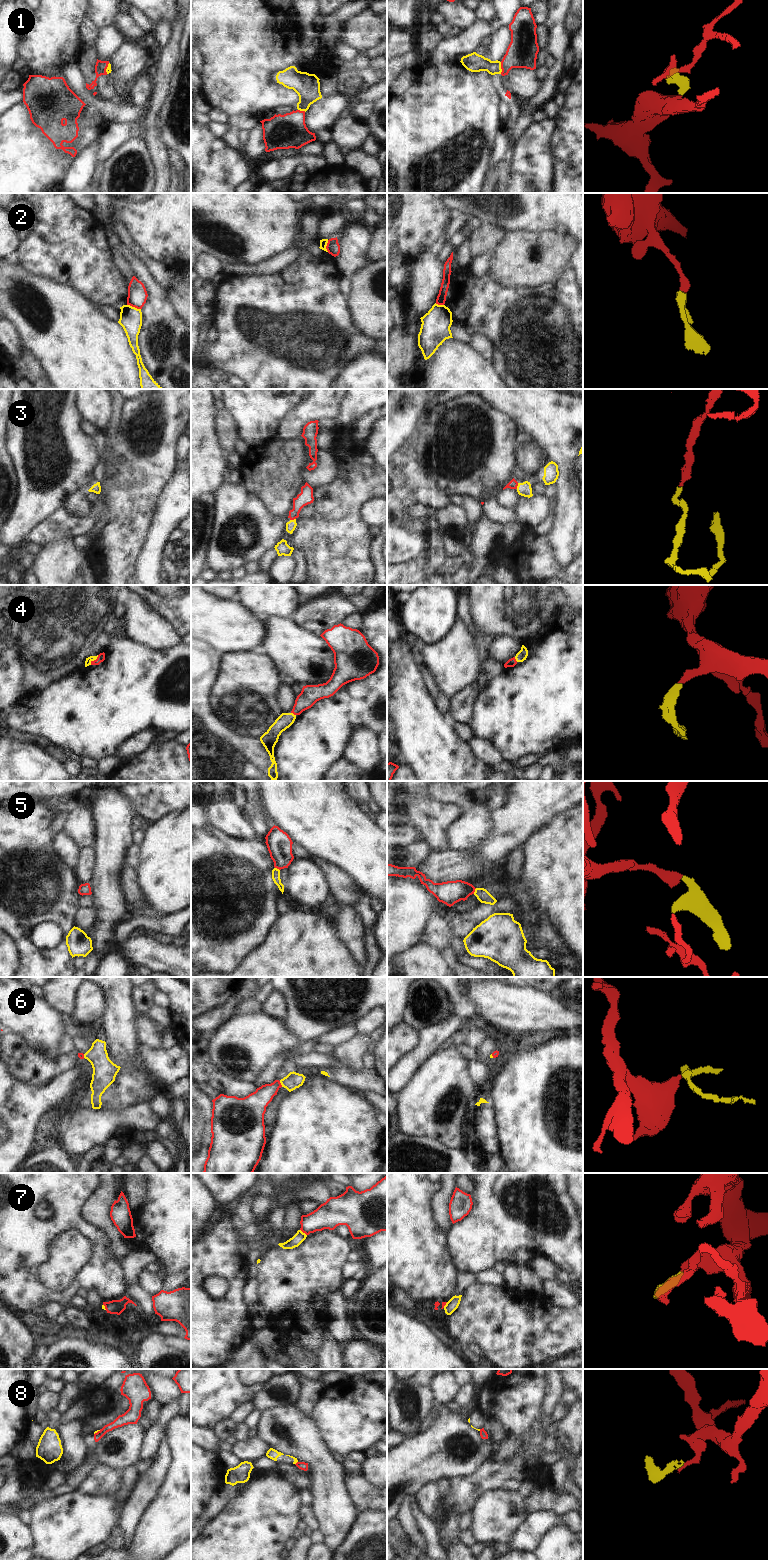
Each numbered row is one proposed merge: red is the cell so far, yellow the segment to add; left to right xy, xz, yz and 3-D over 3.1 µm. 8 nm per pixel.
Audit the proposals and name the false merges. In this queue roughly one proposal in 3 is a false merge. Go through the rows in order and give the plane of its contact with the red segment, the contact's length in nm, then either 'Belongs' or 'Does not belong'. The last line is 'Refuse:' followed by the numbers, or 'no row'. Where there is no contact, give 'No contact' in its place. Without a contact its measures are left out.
1: Touches red in yz. Shared border 100 nm. Belongs
2: Touches red in xy. Shared border 120 nm. Does not belong
3: Touches red in xz. Shared border 50 nm. Belongs
4: Touches red in xy. Shared border 100 nm. Belongs
5: Touches red in yz. Shared border 50 nm. Belongs
6: Touches red in xz. Shared border 50 nm. Belongs
7: Touches red in xz. Shared border 80 nm. Belongs
8: Touches red in xy. Shared border 70 nm. Does not belong
Refuse: 2, 8

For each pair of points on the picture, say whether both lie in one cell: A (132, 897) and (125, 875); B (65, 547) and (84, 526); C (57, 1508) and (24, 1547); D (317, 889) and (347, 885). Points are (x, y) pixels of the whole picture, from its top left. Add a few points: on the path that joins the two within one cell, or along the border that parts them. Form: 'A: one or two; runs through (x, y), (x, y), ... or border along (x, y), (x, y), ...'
A: one; runs through (131, 892), (128, 880)
B: two; border along (73, 538), (64, 536), (49, 543)
C: two; border along (28, 1525), (31, 1531), (33, 1549)
D: two; border along (316, 866), (322, 872), (330, 892)

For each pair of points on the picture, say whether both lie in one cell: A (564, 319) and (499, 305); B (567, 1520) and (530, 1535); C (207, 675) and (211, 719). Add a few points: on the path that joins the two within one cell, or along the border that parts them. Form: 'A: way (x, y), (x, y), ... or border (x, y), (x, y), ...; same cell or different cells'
A: way (548, 319), (515, 319); same cell
B: way (558, 1519), (545, 1520), (539, 1526); same cell
C: way (202, 686), (202, 708); same cell

